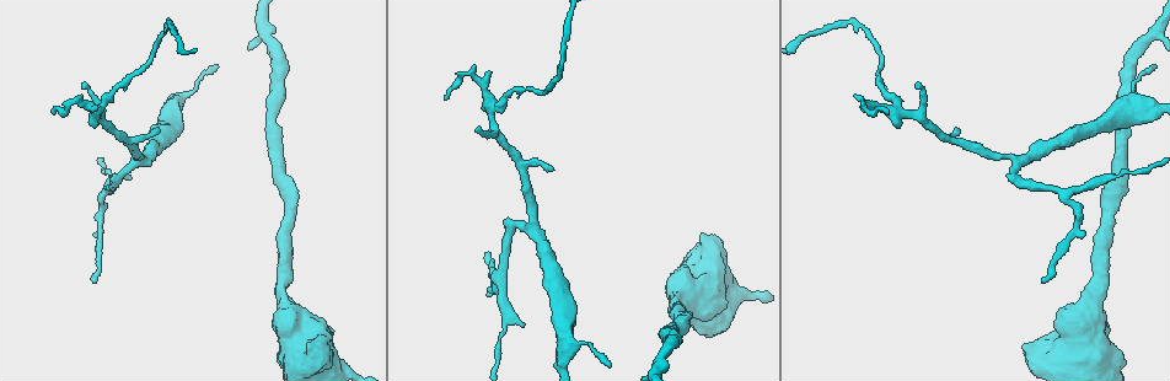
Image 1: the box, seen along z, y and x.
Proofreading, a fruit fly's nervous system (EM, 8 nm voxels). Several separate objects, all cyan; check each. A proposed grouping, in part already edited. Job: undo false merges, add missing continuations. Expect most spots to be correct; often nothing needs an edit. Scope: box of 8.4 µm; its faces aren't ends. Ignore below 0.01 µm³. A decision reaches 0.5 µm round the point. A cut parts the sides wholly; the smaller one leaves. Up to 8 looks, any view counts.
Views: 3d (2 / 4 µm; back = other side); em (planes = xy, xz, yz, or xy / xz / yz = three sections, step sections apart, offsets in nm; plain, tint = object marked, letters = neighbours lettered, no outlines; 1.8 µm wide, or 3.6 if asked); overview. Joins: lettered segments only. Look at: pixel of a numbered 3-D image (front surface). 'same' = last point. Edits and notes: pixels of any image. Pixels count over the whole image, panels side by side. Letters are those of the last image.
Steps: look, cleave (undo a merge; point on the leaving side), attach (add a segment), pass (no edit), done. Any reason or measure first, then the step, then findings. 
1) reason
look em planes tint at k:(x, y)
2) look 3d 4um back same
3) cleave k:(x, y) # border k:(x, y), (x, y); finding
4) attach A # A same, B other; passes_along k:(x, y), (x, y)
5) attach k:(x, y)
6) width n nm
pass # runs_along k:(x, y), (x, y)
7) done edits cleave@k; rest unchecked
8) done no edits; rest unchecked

free end
look 3d 2um at 1:(490, 254)

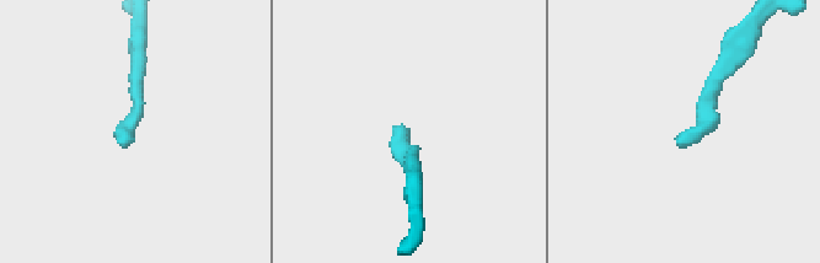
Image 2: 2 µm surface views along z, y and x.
look em planes letters at 2:(405, 129)

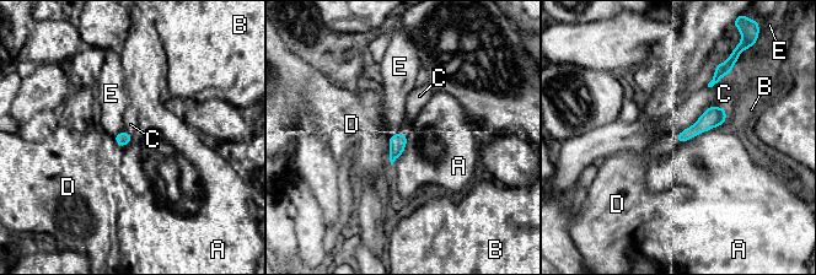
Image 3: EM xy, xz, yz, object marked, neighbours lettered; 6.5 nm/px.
longest_contact C 380 nm
pass # A other, B other, C other, D other, E other; none of them fits

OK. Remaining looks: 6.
narrows sharply
look 3d 2um at 1:(499, 277)

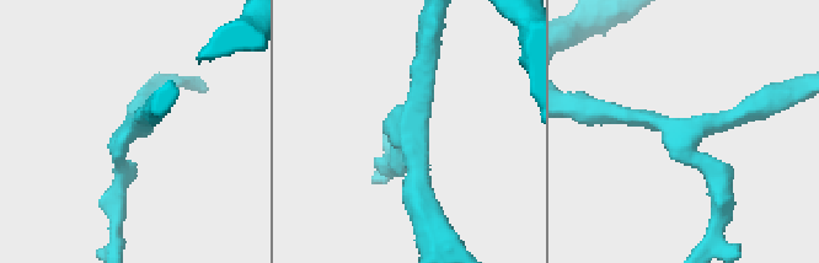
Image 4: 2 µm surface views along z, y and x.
arms 3; arm_widths 160, 180, 200 nm; need the tissue
look em planes tint at 4:(135, 123)

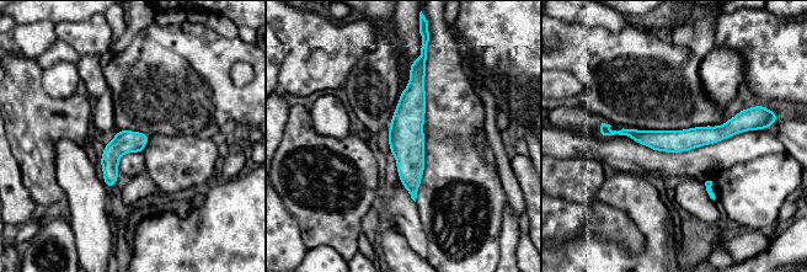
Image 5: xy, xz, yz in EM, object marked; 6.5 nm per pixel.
look em planes letters same

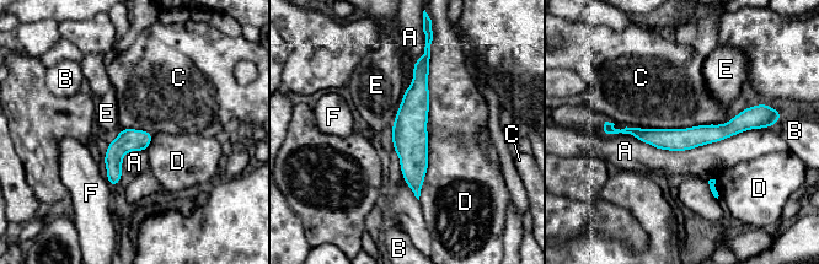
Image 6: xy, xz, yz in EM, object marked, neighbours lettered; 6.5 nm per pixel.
longest_contact A 1050 nm
pass # A other, B other, C other, D other, E other, F other; border 6:(715, 123), (684, 128), (626, 127); one neuron here

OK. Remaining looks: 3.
branch stops here
look em planes tint at 1:(53, 111)

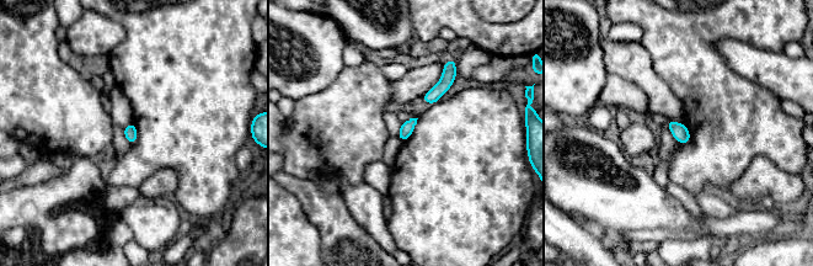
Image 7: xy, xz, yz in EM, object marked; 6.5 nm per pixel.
see the neighbours
look em planes letters same

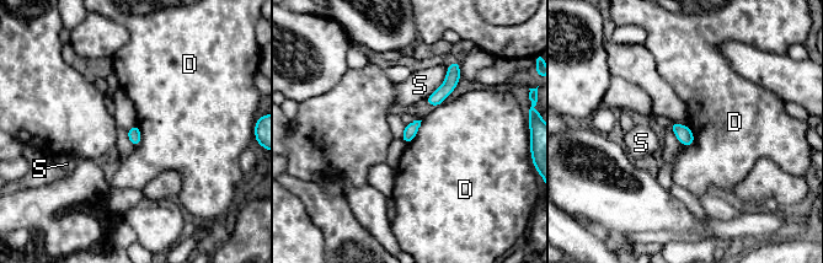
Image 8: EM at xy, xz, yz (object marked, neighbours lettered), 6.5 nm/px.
width 90 nm
pass # D other, S other; border 8:(422, 121), (418, 133), (406, 144); none of them fits

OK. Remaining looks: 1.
done no edits; rest unchecked

